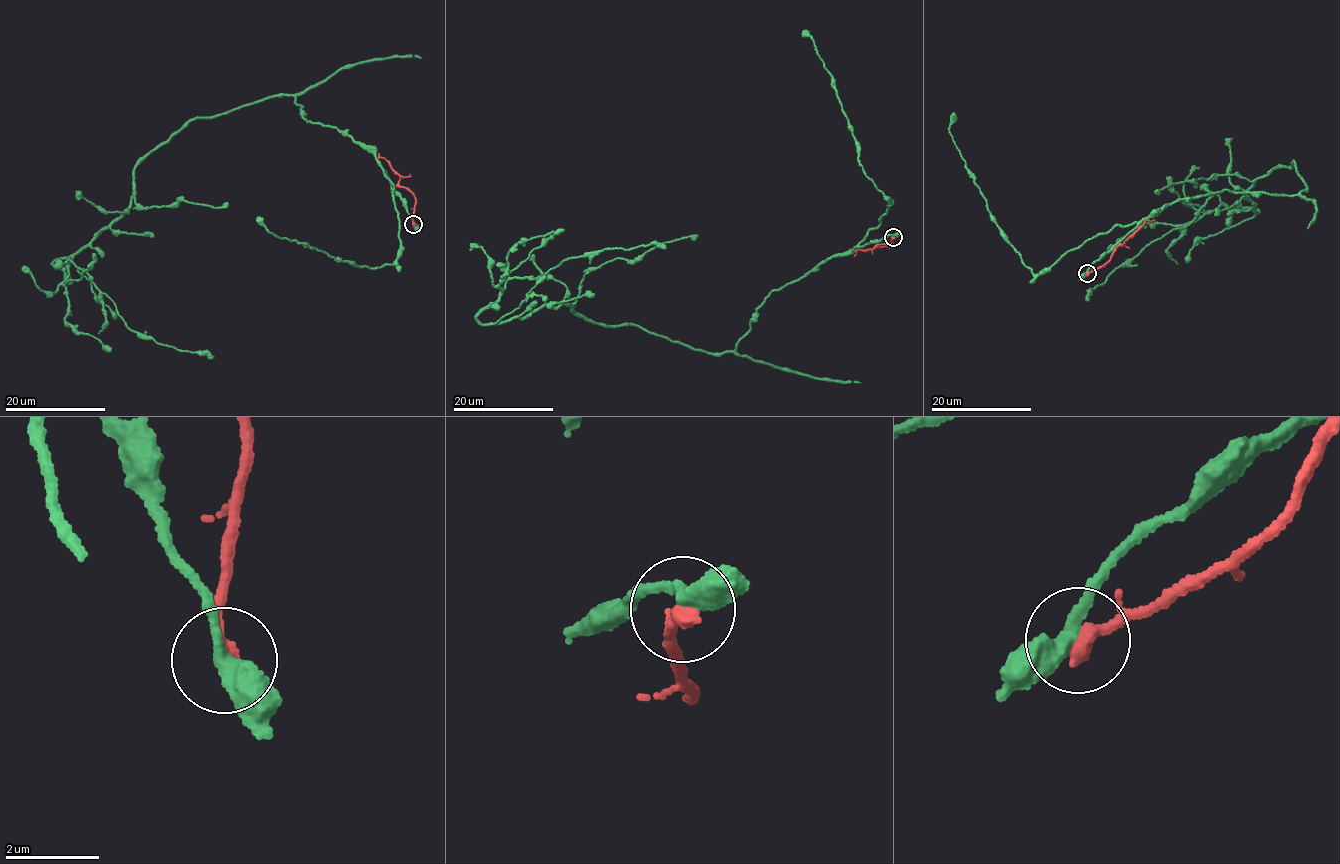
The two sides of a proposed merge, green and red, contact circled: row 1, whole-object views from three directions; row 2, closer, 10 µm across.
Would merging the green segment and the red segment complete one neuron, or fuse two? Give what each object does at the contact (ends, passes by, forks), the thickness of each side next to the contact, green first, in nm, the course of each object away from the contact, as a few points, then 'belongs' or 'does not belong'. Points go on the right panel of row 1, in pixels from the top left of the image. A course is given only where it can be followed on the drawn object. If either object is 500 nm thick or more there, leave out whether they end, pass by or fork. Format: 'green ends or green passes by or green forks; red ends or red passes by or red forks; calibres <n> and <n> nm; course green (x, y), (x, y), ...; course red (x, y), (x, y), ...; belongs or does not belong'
green passes by; red ends; calibres 360 and 380 nm; course green (1087, 273), (1176, 200), (1307, 186), (1295, 161), (1255, 180), (1244, 197), (1257, 213), (1214, 194), (1088, 300); course red (1087, 273), (1107, 262), (1117, 245), (1145, 221), (1154, 219); does not belong

